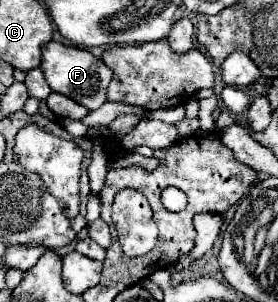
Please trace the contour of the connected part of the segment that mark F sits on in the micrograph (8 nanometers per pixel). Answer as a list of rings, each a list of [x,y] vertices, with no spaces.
[[[49,41],[43,45],[41,49],[43,59],[41,59],[41,71],[45,75],[45,81],[49,83],[53,93],[61,93],[65,97],[71,97],[73,101],[85,105],[87,109],[99,109],[107,97],[107,85],[113,77],[111,69],[97,57],[93,57],[87,49],[79,49],[79,47],[67,47],[63,43],[57,41]]]

